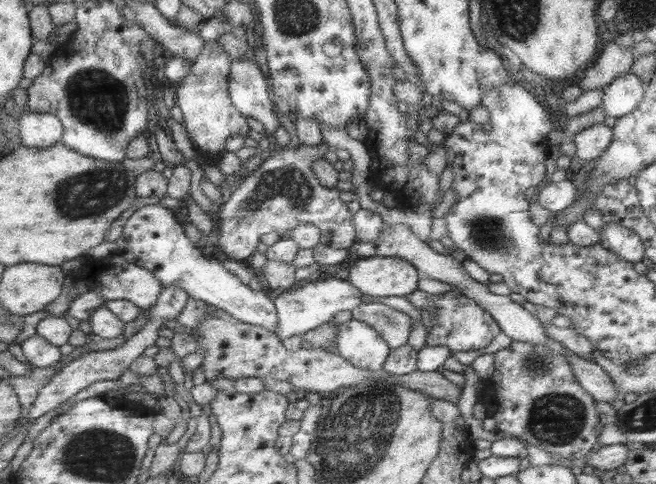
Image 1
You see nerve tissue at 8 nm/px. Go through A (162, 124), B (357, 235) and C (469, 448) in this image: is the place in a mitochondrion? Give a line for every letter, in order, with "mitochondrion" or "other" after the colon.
A: other
B: other
C: other

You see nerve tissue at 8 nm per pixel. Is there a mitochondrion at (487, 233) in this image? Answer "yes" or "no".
yes

